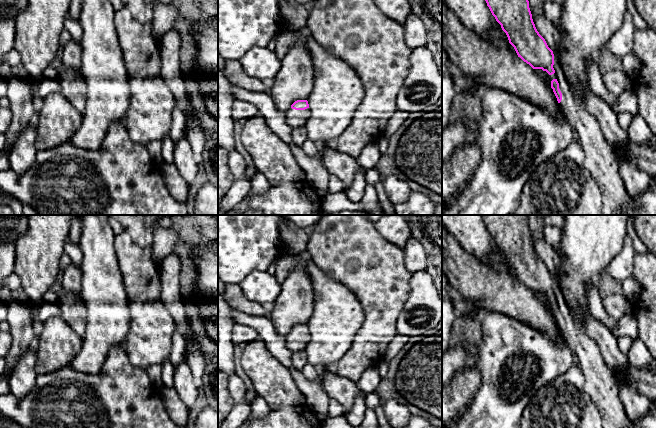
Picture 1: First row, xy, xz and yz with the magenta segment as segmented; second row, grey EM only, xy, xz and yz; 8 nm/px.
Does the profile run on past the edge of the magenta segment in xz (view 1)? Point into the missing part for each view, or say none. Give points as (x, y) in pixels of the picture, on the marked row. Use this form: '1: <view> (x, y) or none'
1: xz (295, 118)

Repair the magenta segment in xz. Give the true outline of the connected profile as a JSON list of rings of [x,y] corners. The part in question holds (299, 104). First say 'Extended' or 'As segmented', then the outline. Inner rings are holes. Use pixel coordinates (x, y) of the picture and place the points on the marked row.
Extended. [[[307,100],[295,101],[289,110],[286,111],[286,122],[292,128],[305,127],[308,118],[311,115]]]

